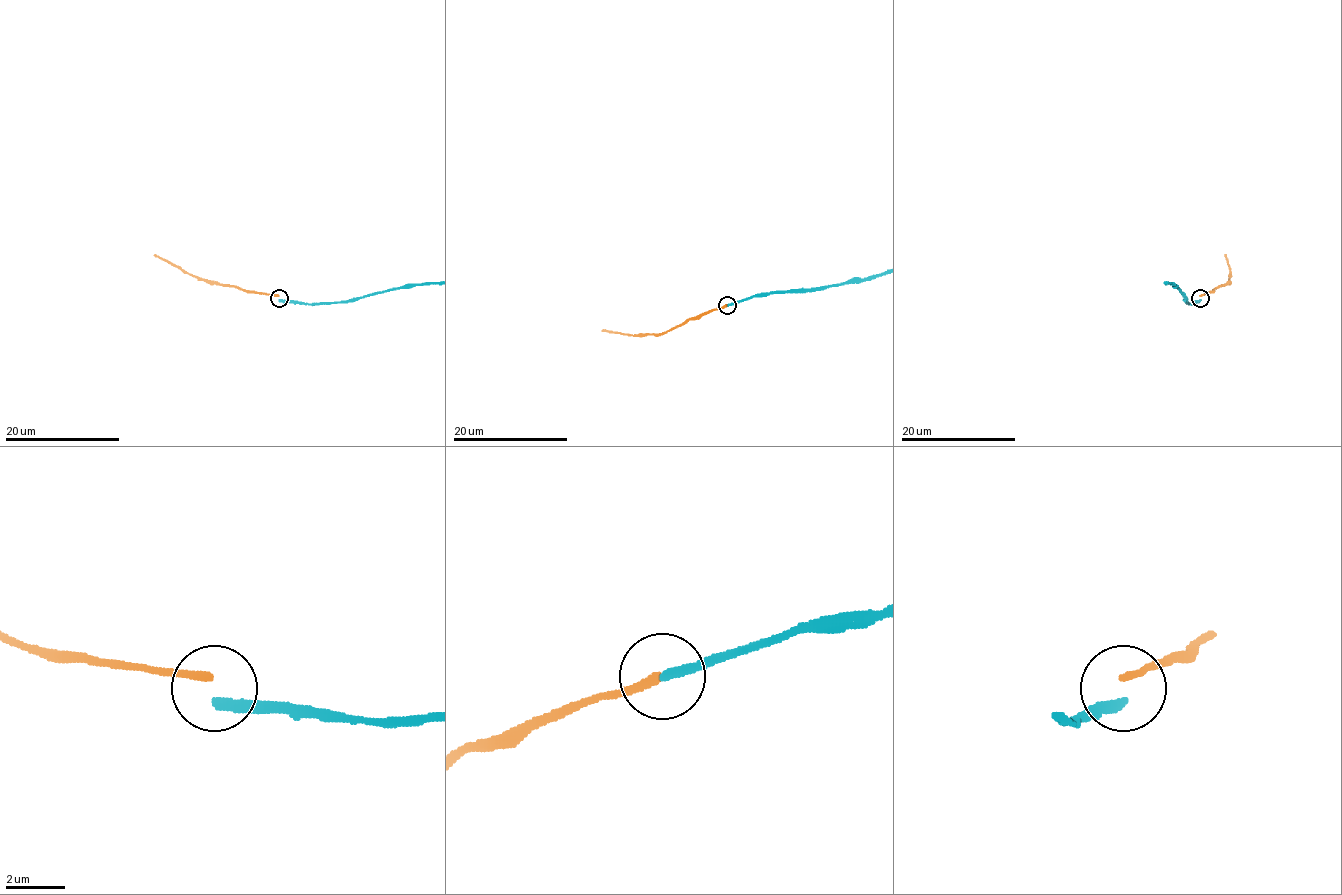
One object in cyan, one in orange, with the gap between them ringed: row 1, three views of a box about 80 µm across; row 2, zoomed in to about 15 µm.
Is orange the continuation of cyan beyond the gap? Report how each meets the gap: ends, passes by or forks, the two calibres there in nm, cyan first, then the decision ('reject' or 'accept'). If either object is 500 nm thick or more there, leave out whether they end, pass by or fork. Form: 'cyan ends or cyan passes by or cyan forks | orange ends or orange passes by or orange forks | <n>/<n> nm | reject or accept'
cyan ends | orange ends | 320/260 nm | accept

